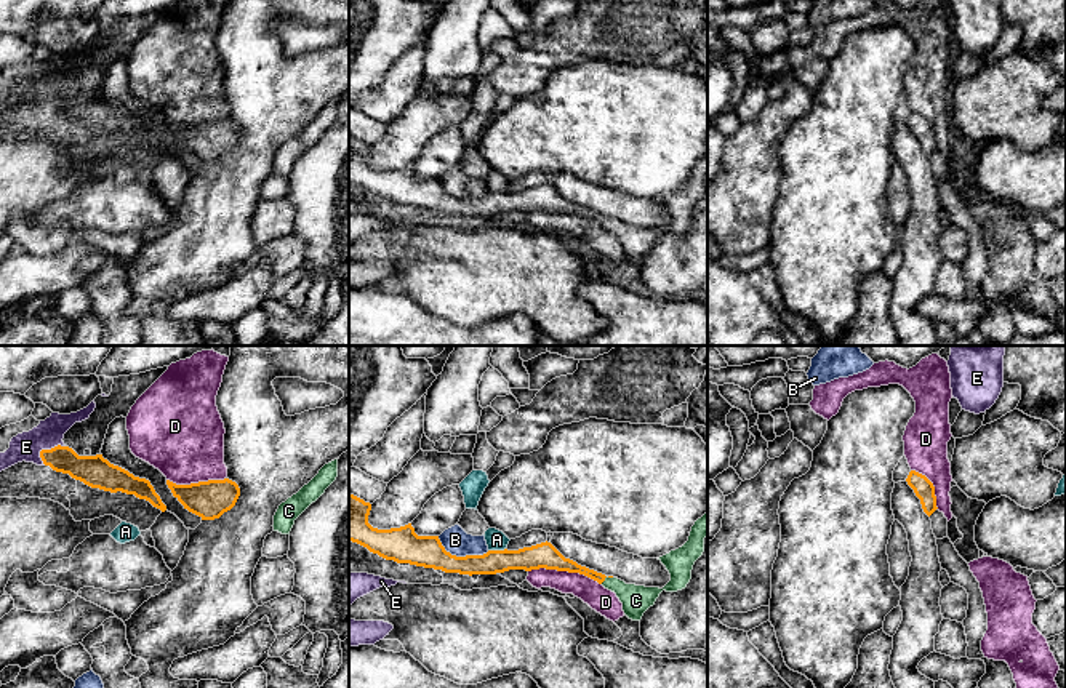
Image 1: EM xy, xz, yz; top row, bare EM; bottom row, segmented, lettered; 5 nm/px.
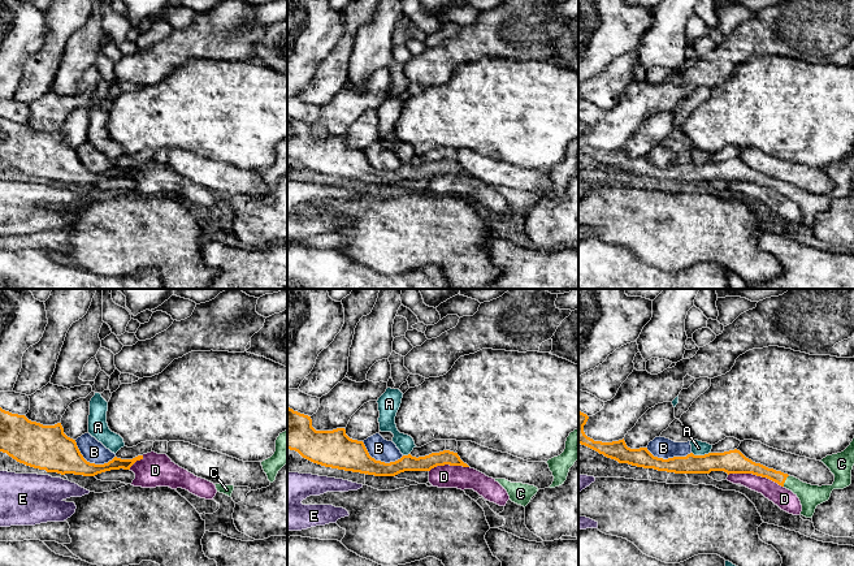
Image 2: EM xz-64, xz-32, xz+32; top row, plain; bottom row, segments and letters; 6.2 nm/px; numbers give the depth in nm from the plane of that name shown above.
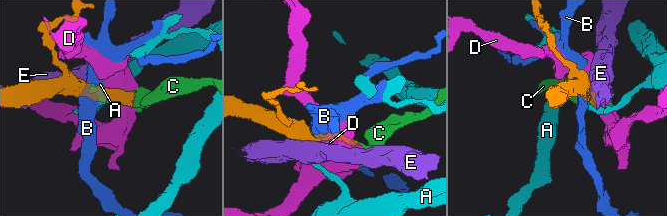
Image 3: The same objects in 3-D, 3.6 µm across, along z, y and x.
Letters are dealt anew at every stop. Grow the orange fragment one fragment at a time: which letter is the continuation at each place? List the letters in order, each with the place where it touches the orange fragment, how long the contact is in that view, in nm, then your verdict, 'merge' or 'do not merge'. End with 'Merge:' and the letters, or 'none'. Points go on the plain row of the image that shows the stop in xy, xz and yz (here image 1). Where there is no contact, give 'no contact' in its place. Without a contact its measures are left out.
A: xz (496, 192) | 90 nm | do not merge
B: xz (461, 199) | 280 nm | do not merge
C: xz (605, 218) | 70 nm | merge
D: xz (565, 212) | 380 nm | do not merge
E: xy (47, 92) | 150 nm | do not merge
Merge: C

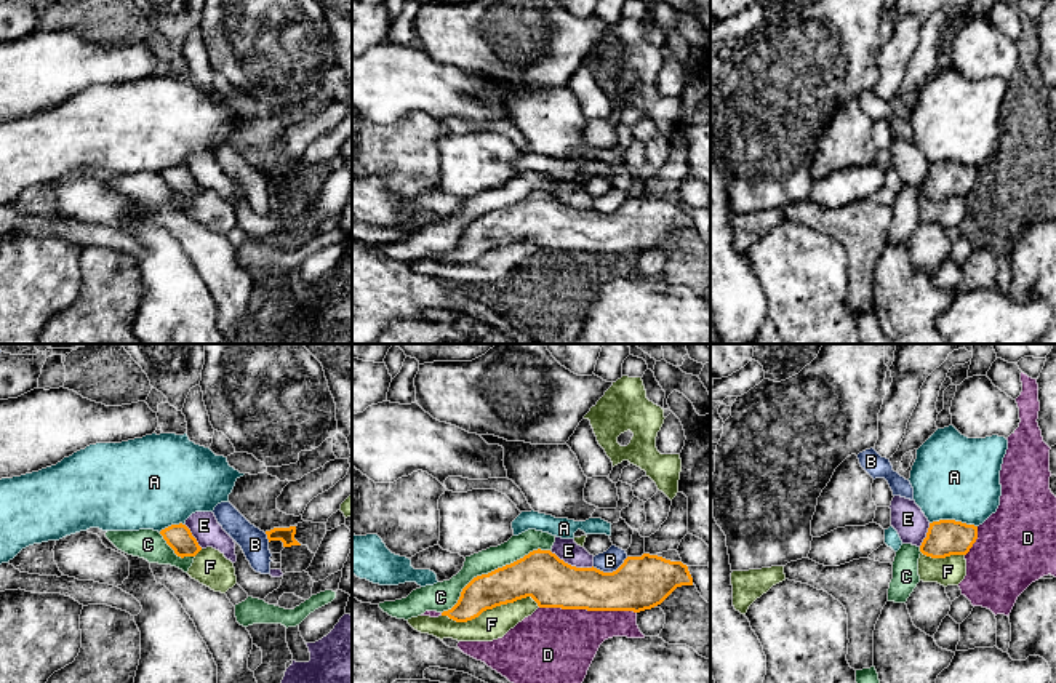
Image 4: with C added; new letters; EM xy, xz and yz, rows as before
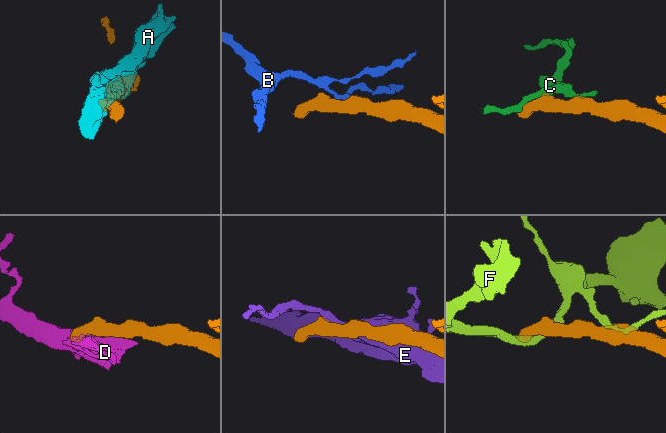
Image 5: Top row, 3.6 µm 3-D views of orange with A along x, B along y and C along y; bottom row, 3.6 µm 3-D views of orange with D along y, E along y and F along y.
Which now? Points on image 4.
A: yz (954, 162) | 240 nm | do not merge
B: xz (610, 215) | 190 nm | do not merge
C: xz (492, 213) | 650 nm | do not merge
D: xz (588, 251) | 480 nm | merge
E: xz (570, 207) | 240 nm | do not merge
F: xz (490, 250) | 500 nm | do not merge
Merge: D

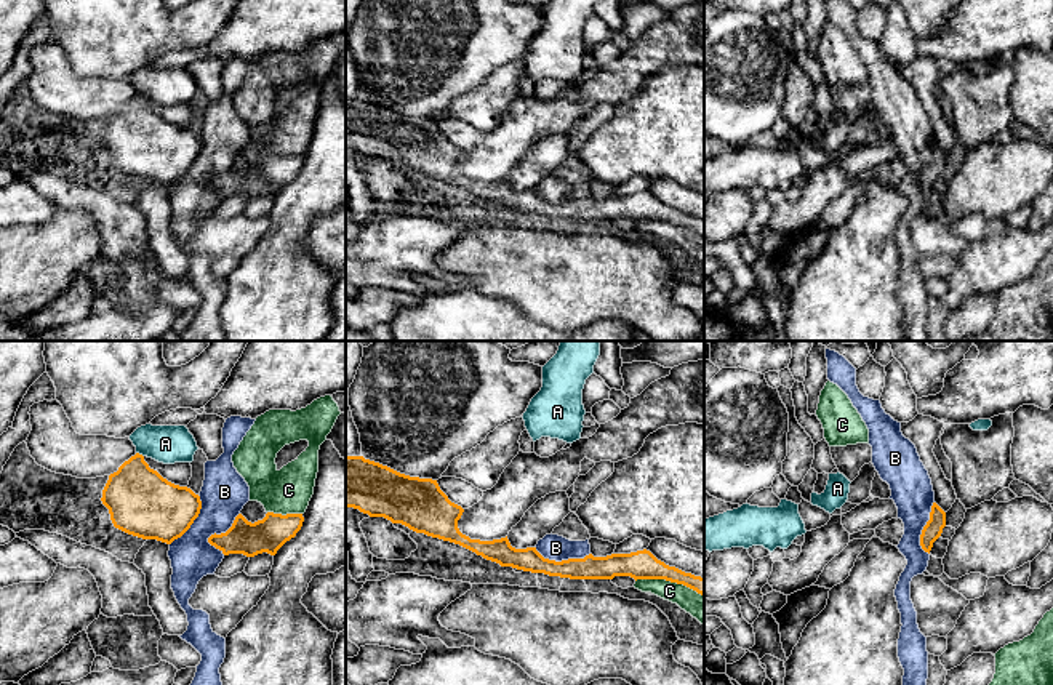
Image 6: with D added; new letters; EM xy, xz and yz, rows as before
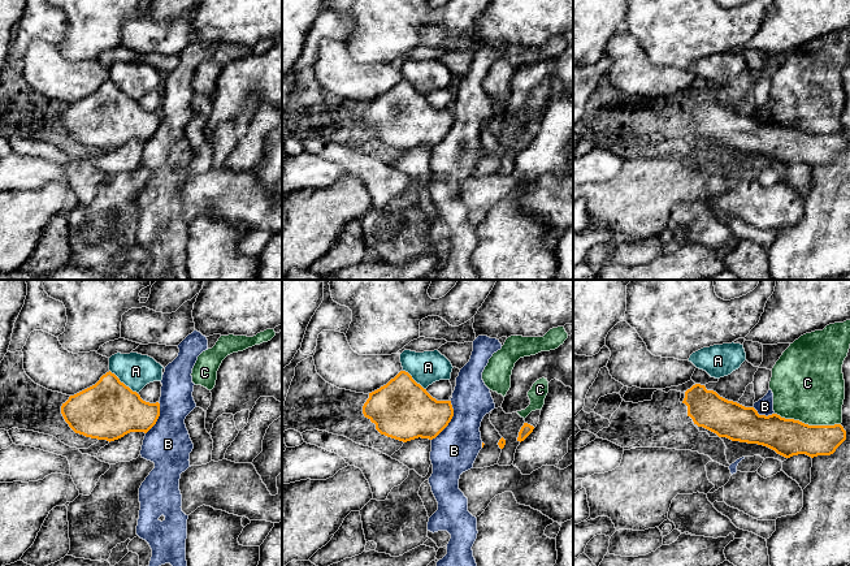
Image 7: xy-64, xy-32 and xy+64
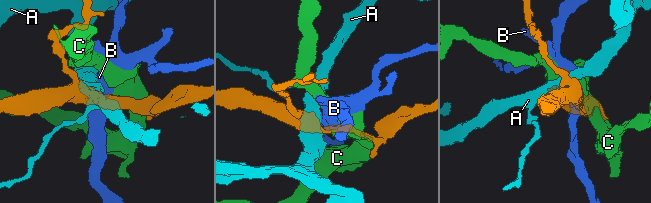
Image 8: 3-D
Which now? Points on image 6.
A: xy (138, 95) | 50 nm | do not merge
B: xy (215, 175) | 240 nm | do not merge
C: xz (669, 221) | 360 nm | do not merge
Merge: none

